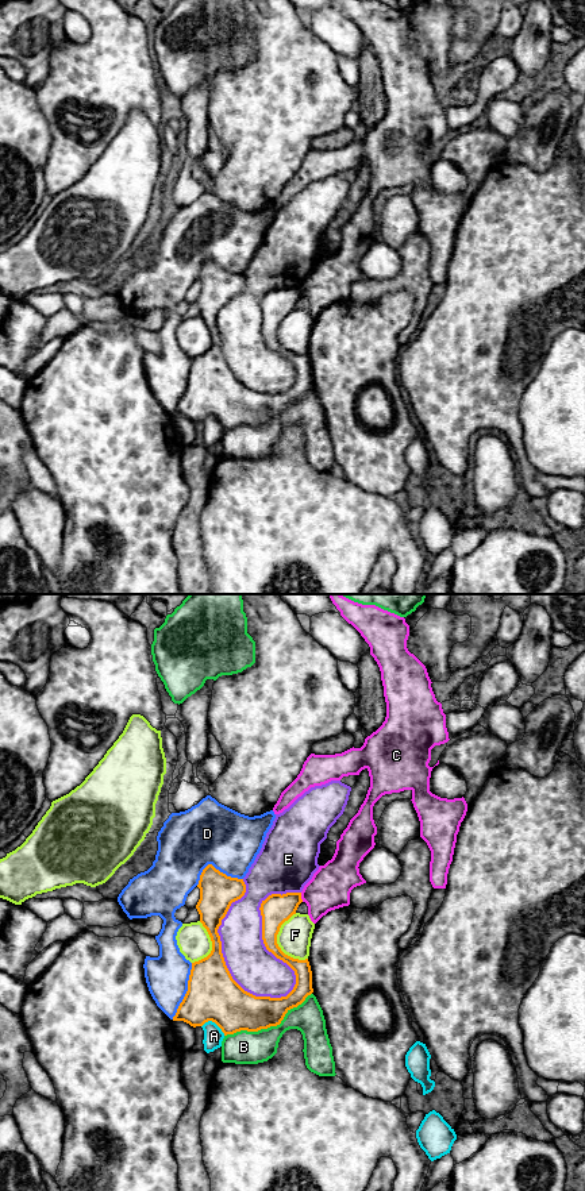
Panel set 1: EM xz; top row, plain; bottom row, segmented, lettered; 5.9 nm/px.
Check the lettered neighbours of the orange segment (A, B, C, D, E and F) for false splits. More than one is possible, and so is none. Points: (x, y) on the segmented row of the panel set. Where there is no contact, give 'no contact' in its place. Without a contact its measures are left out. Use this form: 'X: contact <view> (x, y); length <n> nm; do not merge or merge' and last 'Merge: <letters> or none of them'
A: contact xz (214, 1021); length 160 nm; do not merge
B: contact xz (269, 1026); length 600 nm; do not merge
C: contact xz (300, 897); length 60 nm; do not merge
D: contact xz (187, 991); length 360 nm; do not merge
E: contact xz (265, 945); length 750 nm; do not merge
F: contact xz (276, 941); length 300 nm; do not merge
Merge: none of them

